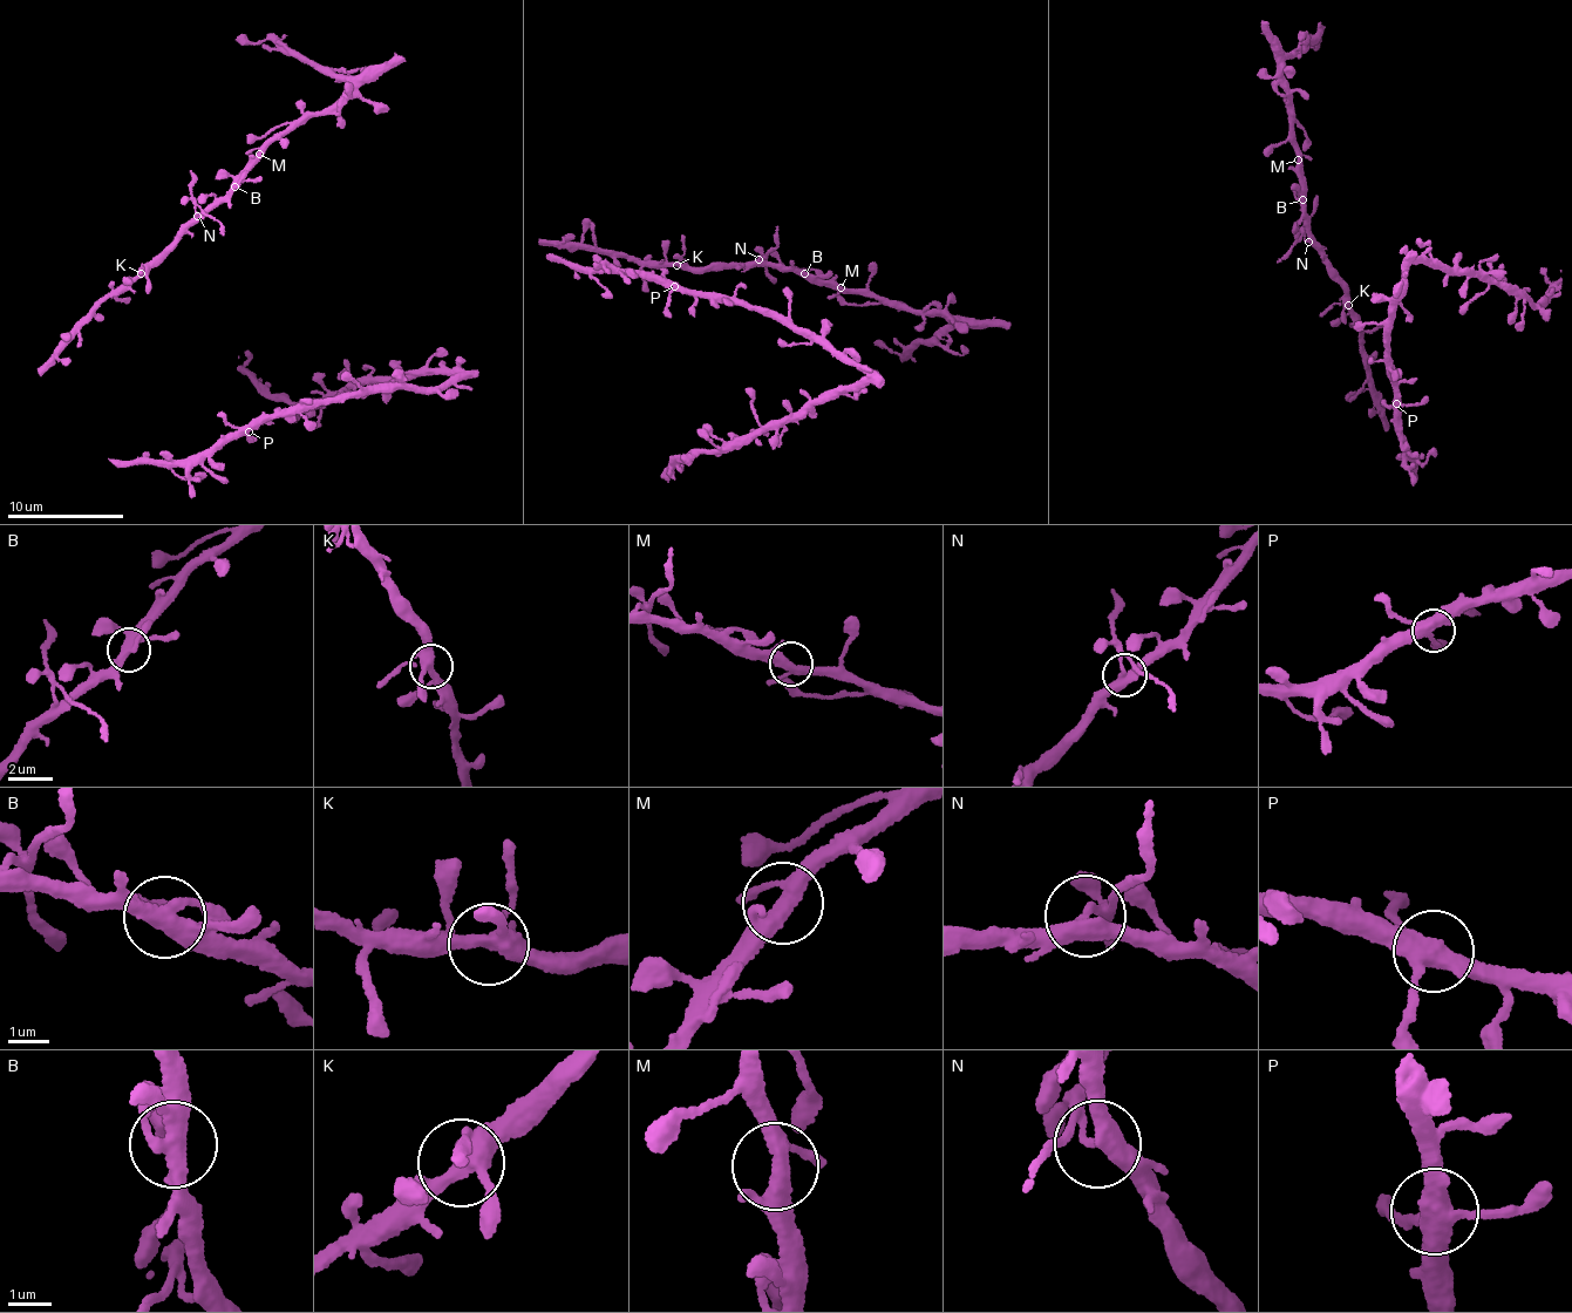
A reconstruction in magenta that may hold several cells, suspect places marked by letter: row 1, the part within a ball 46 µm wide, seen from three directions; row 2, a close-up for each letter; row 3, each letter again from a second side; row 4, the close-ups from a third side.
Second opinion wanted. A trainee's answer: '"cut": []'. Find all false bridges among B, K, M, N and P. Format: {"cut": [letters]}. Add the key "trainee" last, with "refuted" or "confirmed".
{"cut": ["N"], "trainee": "refuted"}

